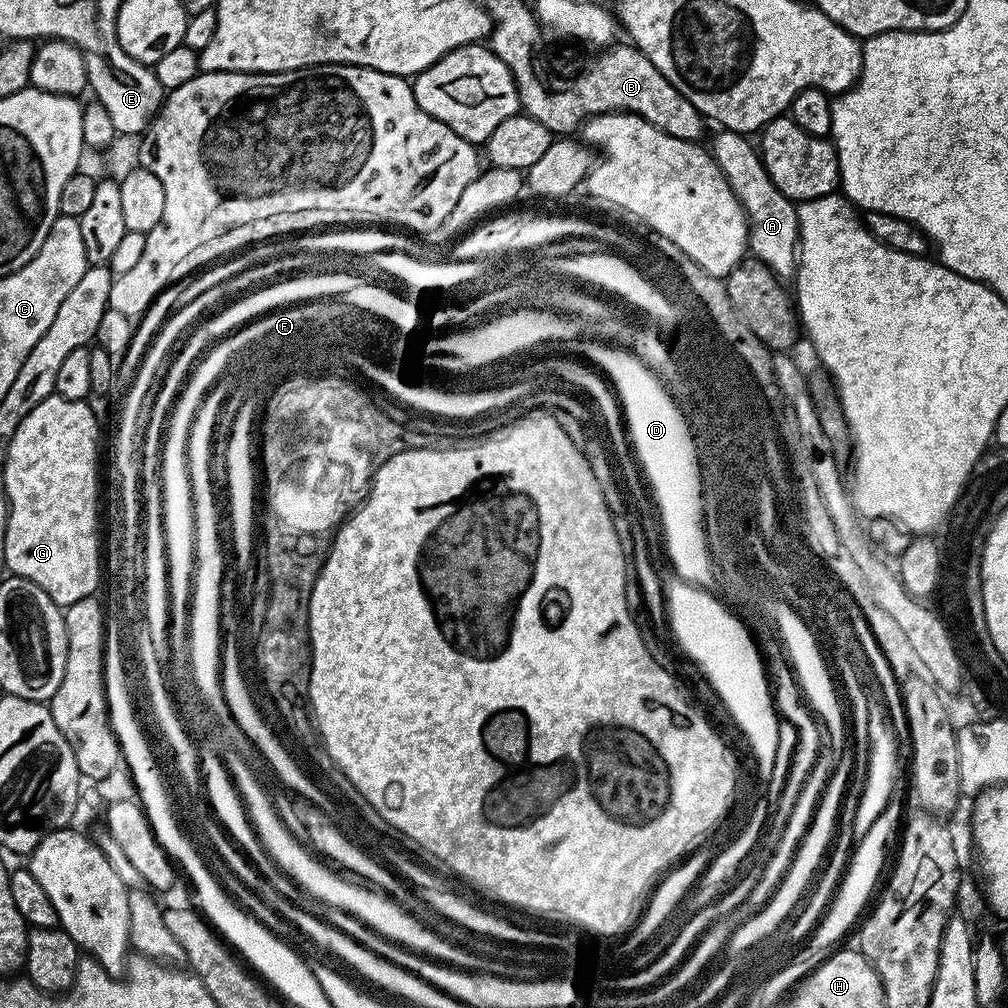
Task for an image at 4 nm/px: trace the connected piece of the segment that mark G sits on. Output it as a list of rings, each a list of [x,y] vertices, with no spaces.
[[[55,394],[38,402],[38,406],[34,406],[34,410],[30,410],[30,414],[22,418],[22,426],[14,430],[14,438],[6,454],[6,466],[2,470],[2,478],[6,482],[6,494],[8,495],[6,538],[2,542],[4,564],[11,575],[26,578],[34,582],[34,586],[42,586],[42,590],[46,590],[46,594],[50,594],[50,598],[55,604],[59,604],[61,609],[69,608],[74,602],[87,596],[96,596],[98,592],[96,587],[99,584],[101,587],[102,584],[102,547],[100,539],[95,535],[95,530],[98,528],[95,525],[95,489],[101,483],[96,476],[96,455],[100,452],[100,428],[96,425],[96,416],[92,413],[90,405],[88,400],[67,400]]]

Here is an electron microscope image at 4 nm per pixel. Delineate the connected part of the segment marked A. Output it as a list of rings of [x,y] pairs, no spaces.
[[[717,131],[717,136],[710,143],[712,160],[722,170],[726,182],[730,182],[730,190],[738,198],[748,219],[748,246],[751,255],[761,260],[766,267],[788,282],[795,277],[798,263],[798,245],[800,227],[798,226],[797,205],[770,178],[766,166],[762,162],[757,145],[752,144],[743,132]]]

